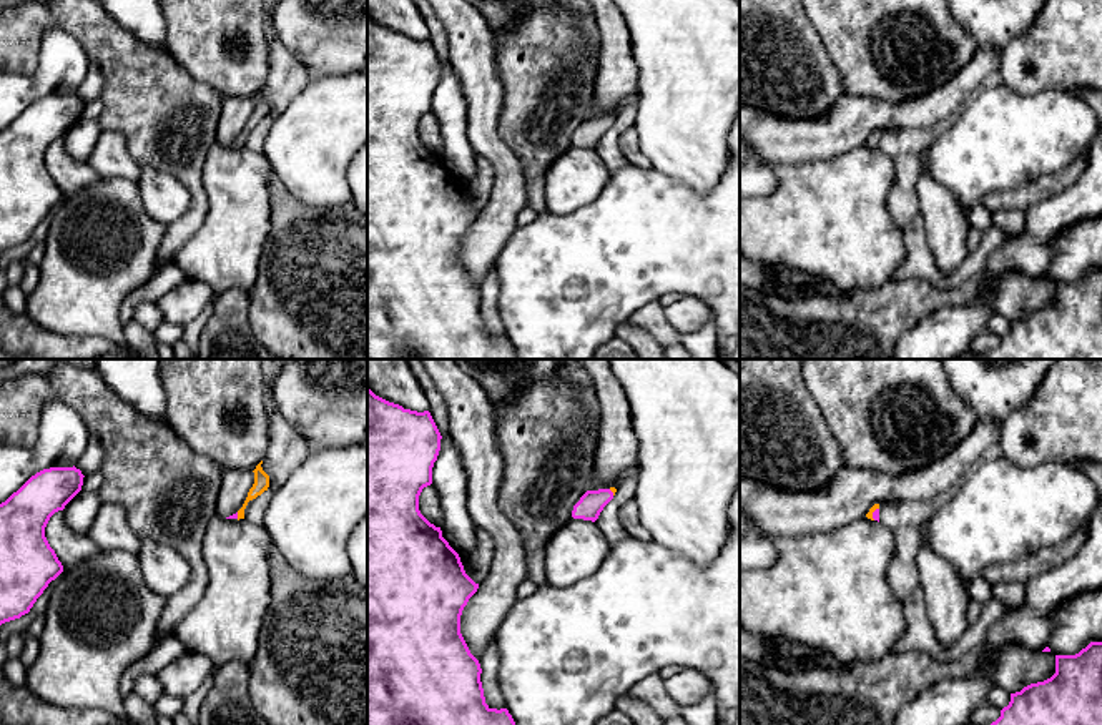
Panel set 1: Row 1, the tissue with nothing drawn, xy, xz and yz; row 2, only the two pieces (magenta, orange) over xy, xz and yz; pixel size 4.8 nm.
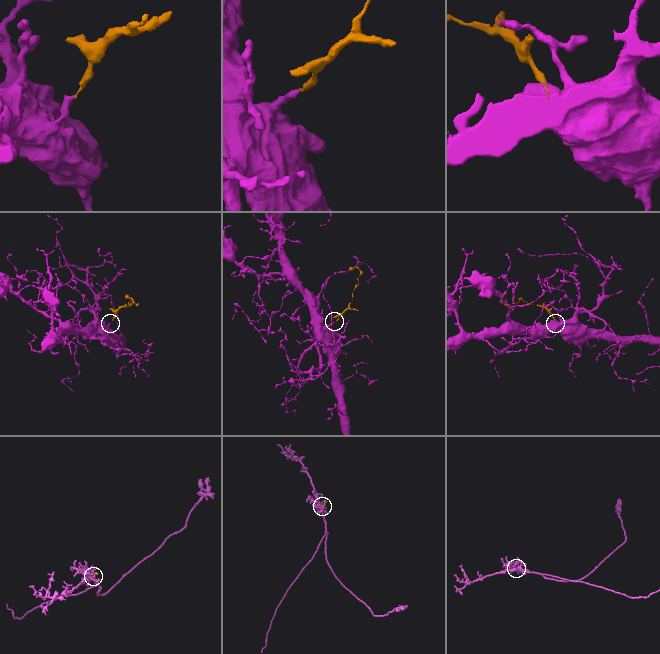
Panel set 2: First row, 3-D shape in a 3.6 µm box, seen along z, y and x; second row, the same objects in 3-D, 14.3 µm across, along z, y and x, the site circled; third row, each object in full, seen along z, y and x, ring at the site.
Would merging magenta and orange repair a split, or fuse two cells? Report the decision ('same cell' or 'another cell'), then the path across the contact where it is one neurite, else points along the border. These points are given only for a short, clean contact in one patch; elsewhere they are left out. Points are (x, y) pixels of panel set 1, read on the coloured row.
same cell; runs through yz (876, 512), (873, 514), (876, 506)

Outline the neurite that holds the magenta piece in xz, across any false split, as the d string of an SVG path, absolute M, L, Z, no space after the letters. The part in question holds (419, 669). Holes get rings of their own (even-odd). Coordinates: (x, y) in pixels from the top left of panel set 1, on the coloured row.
M367 387L367 725L515 725L507 708L497 710L485 703L480 663L460 634L462 610L477 592L479 584L465 574L459 554L442 537L440 527L430 524L419 510L419 496L424 487L432 484L432 467L440 451L440 439L429 411L404 409L376 396Z

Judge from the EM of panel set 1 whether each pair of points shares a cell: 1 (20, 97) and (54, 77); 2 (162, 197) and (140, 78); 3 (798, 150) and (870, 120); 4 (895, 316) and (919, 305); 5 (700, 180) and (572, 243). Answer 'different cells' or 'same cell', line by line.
1: same cell
2: different cells
3: same cell
4: same cell
5: different cells

